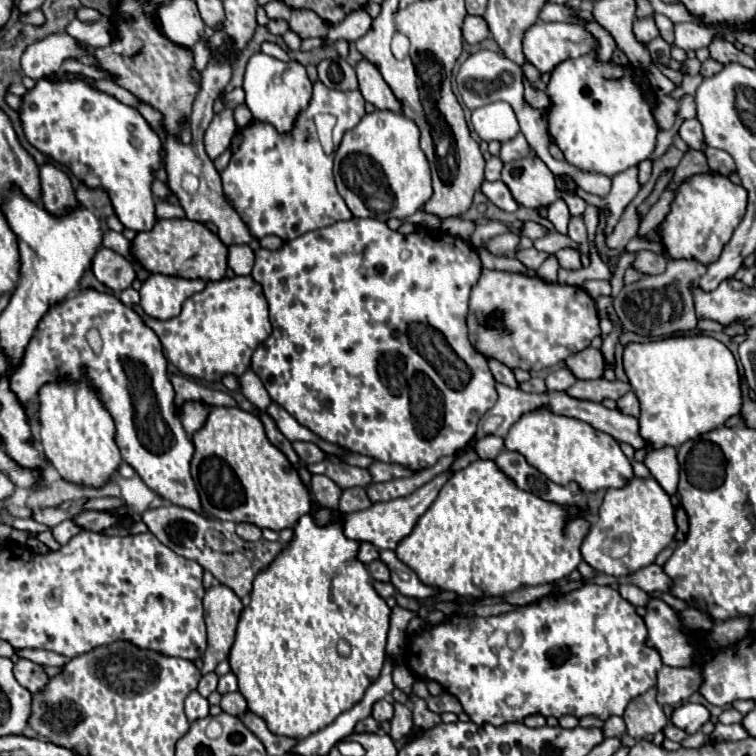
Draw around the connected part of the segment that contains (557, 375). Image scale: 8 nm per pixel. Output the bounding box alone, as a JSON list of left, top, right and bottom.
[546,367,576,391]

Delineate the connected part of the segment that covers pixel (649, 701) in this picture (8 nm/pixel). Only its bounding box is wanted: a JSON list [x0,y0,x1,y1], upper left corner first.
[624,689,668,741]

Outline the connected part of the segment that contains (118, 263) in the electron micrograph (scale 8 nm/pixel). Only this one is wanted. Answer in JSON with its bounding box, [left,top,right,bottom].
[92,247,136,295]

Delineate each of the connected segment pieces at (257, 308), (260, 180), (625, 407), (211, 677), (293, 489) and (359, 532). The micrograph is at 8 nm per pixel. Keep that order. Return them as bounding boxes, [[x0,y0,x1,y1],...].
[[144,275,272,383],[222,81,364,241],[616,391,640,417],[198,673,218,697],[192,407,312,531],[342,469,454,549]]

